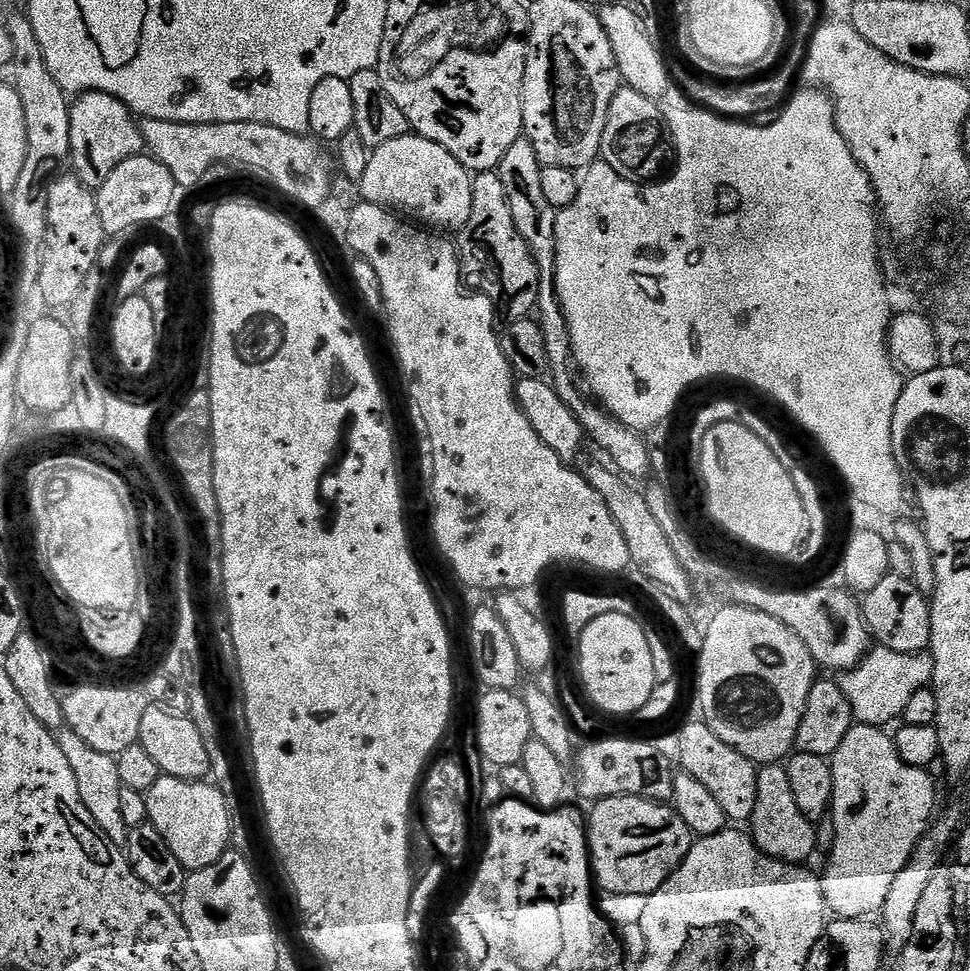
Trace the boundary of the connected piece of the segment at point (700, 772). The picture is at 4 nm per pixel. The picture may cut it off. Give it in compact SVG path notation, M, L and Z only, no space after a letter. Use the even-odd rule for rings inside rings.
M696 718L681 726L674 756L682 771L690 774L690 778L698 778L698 782L710 790L710 795L721 804L729 822L751 821L754 802L758 802L758 766L746 758L746 754L738 754L738 750L722 742L722 738L718 738L703 719Z

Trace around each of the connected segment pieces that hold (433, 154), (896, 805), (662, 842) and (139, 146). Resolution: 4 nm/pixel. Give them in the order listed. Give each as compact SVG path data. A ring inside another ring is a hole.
M415 134L394 138L394 142L371 149L370 166L366 166L358 188L367 203L380 204L436 230L449 228L456 234L470 219L472 176L468 169L442 146Z
M853 723L850 734L842 738L842 746L830 758L834 790L830 819L834 822L834 846L827 853L828 869L822 872L824 902L845 920L872 918L883 909L886 894L894 886L894 878L908 865L918 842L928 831L936 808L937 781L926 768L910 766L898 754L896 741L883 727Z
M611 796L591 805L592 813L586 816L586 835L590 853L590 867L597 885L600 884L612 896L640 896L654 894L674 874L674 870L692 849L694 837L682 822L675 808L658 800L641 796Z
M81 91L77 100L71 101L69 110L70 116L70 164L73 164L74 175L85 184L87 188L99 190L102 182L106 182L106 178L110 178L110 174L118 166L122 166L122 162L126 162L126 158L134 158L141 155L145 151L144 135L140 129L137 117L133 116L130 109L118 98L114 98L110 94L102 94L101 92Z

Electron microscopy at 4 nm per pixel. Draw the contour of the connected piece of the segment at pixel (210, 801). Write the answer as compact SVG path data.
M160 775L158 782L144 793L148 823L162 834L166 846L170 846L174 858L182 862L184 871L191 874L214 866L218 858L229 851L232 843L233 809L215 783L208 780L183 780L173 776Z

